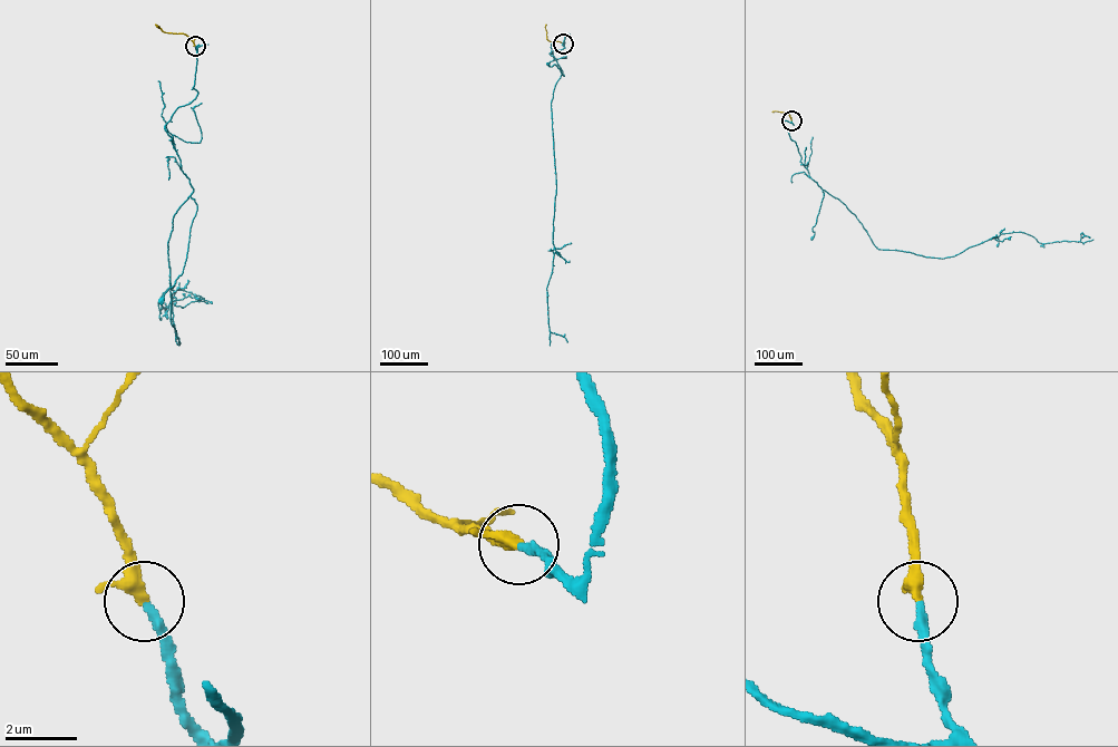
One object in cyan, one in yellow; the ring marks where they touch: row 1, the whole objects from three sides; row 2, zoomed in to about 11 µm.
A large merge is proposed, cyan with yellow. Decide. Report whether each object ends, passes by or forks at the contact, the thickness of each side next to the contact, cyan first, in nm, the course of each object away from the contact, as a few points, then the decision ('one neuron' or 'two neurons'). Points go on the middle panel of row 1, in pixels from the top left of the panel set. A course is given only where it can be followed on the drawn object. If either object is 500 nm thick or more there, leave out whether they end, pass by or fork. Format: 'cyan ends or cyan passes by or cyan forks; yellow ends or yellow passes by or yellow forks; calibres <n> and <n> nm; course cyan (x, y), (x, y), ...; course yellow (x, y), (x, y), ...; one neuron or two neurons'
cyan ends; yellow passes by; calibres 240 and 280 nm; course cyan (563, 44), (565, 32), (564, 48), (550, 54), (564, 76), (555, 64), (548, 64); course yellow (563, 44), (548, 40), (546, 23); one neuron

